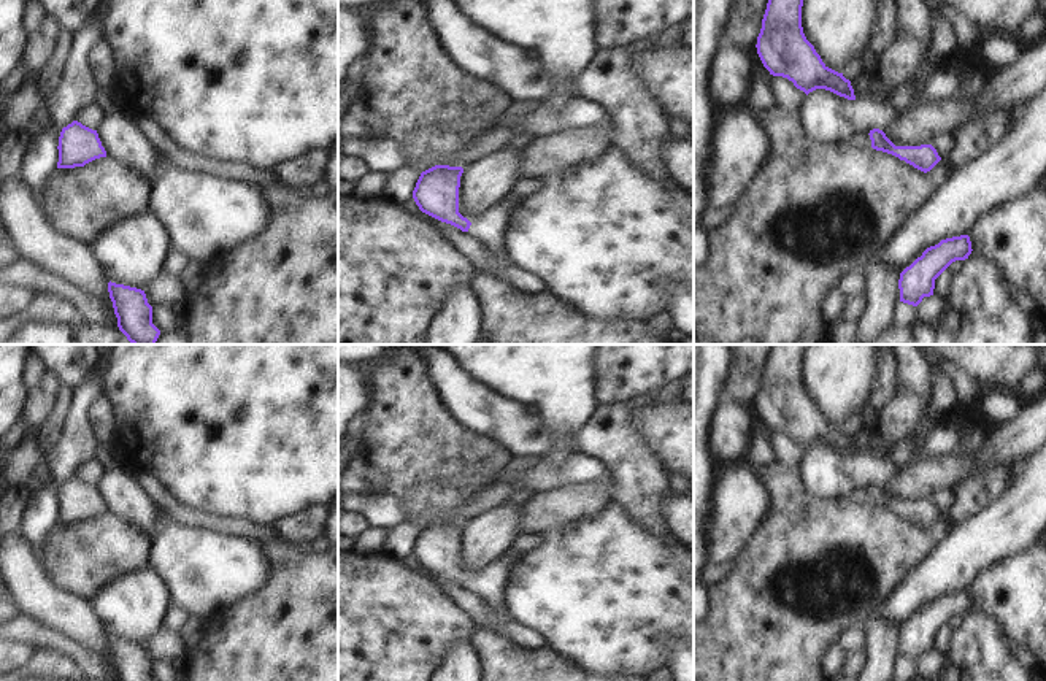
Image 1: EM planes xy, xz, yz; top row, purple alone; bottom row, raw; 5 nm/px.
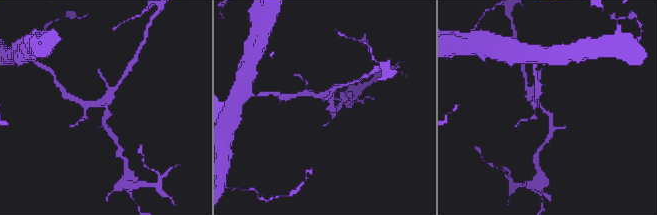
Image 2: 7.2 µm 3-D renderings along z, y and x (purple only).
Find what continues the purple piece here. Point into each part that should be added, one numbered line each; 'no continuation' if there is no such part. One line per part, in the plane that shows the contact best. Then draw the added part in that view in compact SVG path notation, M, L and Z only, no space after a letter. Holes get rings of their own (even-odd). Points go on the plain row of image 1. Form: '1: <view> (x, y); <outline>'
1: xz (489, 586); M500 559L492 562L483 573L471 578L467 589L476 594L486 605L505 606L505 586L514 562Z

